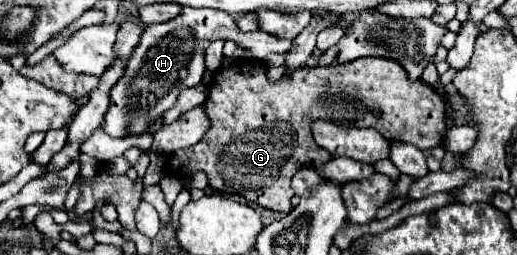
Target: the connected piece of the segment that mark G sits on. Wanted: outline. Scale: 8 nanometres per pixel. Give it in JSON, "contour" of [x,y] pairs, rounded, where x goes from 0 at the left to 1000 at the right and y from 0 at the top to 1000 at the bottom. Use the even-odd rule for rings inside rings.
{"contour":[[[696,224],[692,239],[669,255],[638,255],[638,263],[584,263],[561,278],[561,294],[545,302],[534,325],[518,325],[515,302],[518,263],[499,231],[464,231],[449,239],[445,263],[433,263],[414,286],[414,310],[402,341],[402,373],[395,435],[406,467],[406,514],[371,576],[344,584],[325,608],[317,671],[337,694],[364,694],[379,671],[398,678],[406,741],[441,765],[468,765],[480,788],[491,788],[515,820],[561,835],[565,804],[561,780],[569,773],[569,741],[561,733],[561,702],[580,655],[619,655],[634,639],[642,616],[615,616],[615,576],[607,569],[600,482],[611,467],[638,467],[654,490],[681,490],[681,498],[720,498],[731,506],[739,537],[750,553],[778,545],[793,569],[828,592],[836,576],[855,569],[855,537],[863,514],[863,412],[859,373],[832,349],[812,310],[793,333],[785,318],[785,278],[778,255],[731,231],[731,224]],[[716,427],[735,427],[739,459],[723,459]]]}

